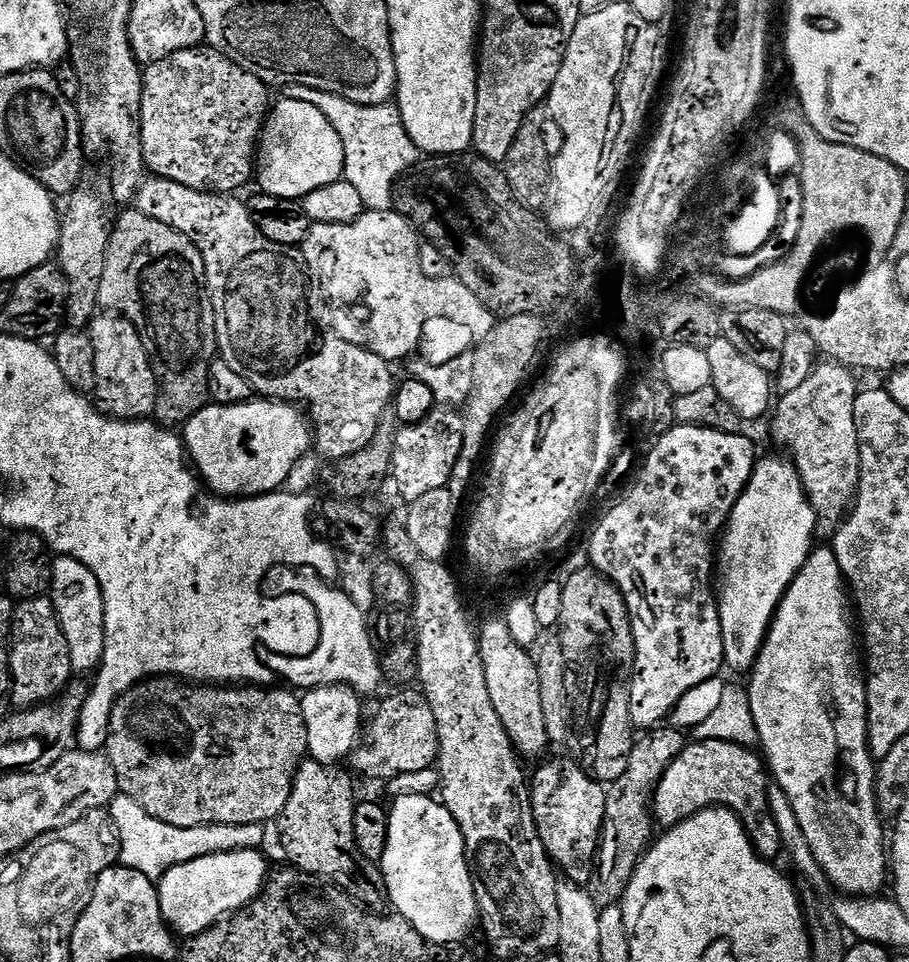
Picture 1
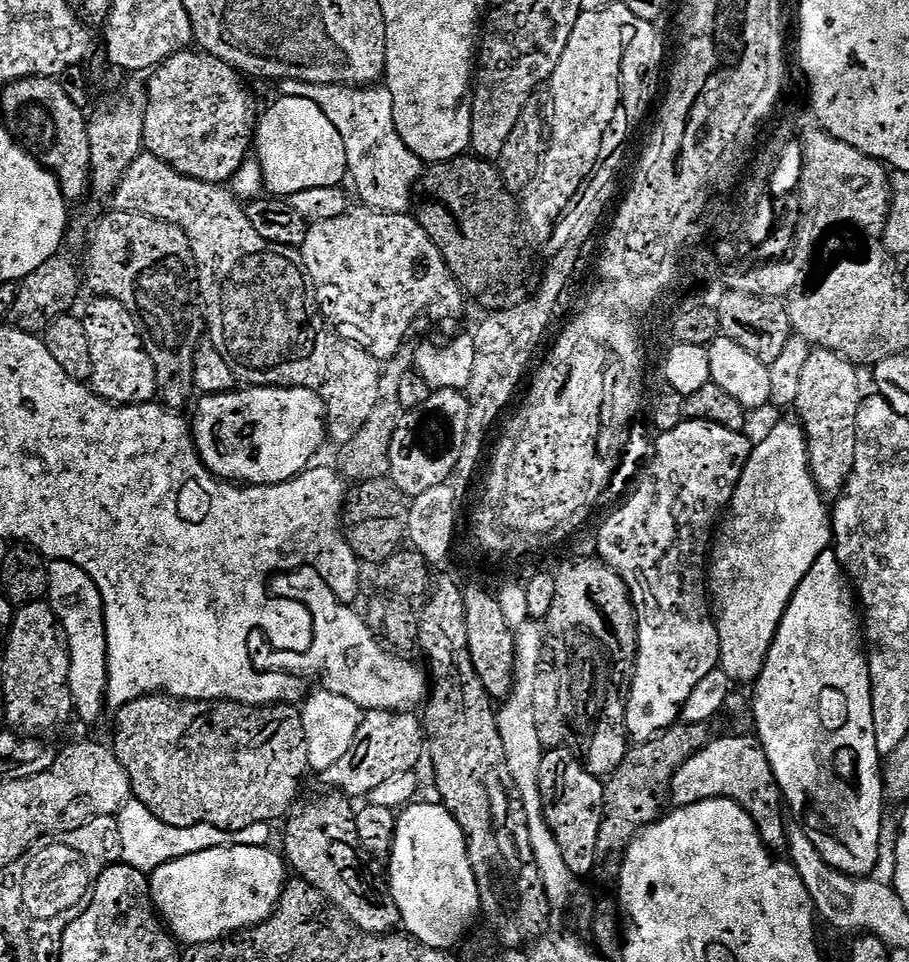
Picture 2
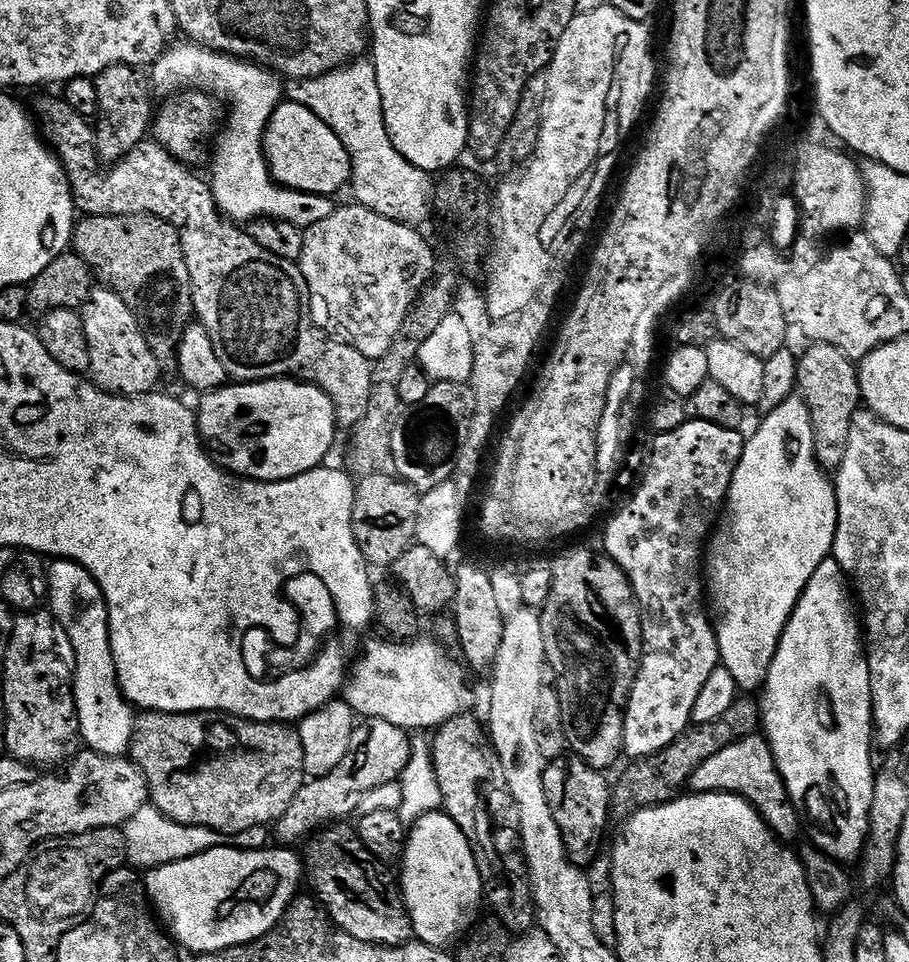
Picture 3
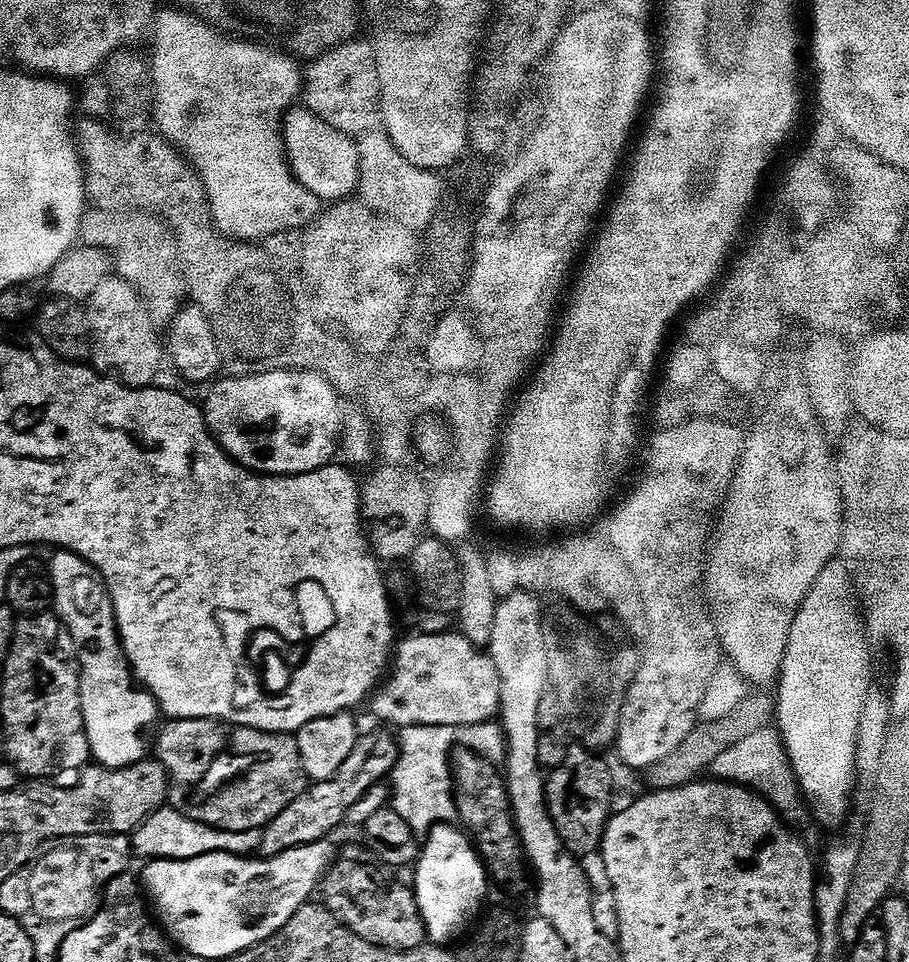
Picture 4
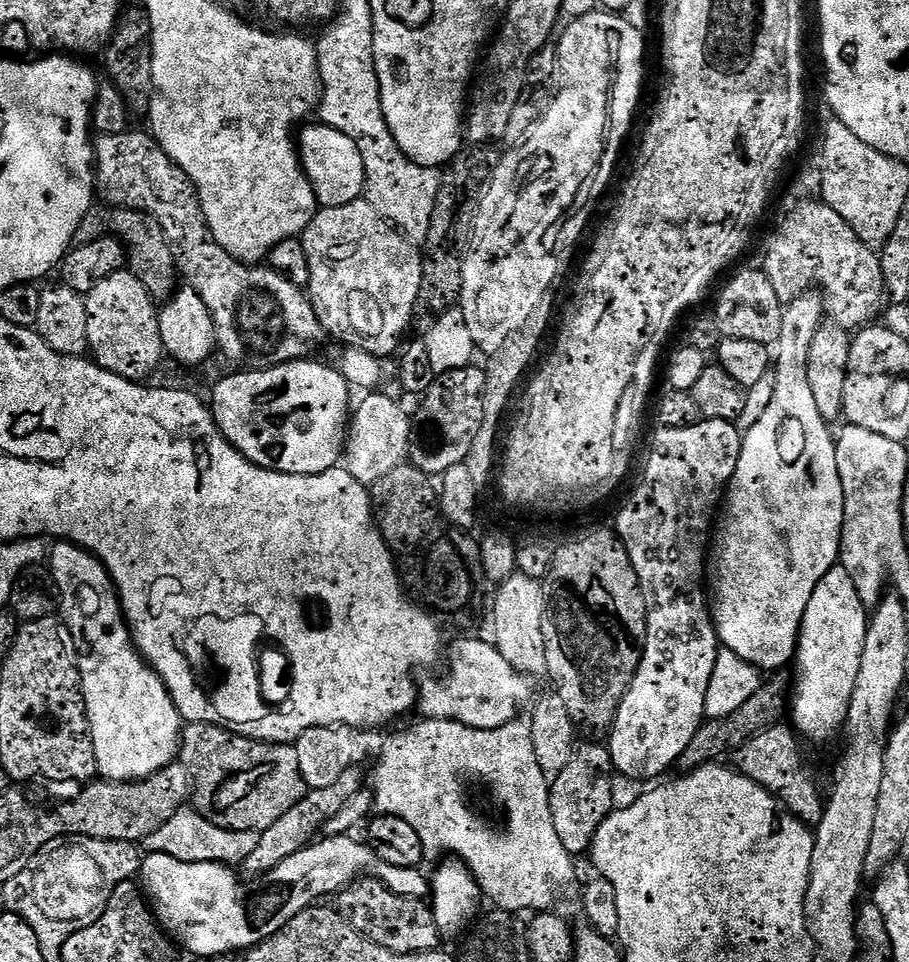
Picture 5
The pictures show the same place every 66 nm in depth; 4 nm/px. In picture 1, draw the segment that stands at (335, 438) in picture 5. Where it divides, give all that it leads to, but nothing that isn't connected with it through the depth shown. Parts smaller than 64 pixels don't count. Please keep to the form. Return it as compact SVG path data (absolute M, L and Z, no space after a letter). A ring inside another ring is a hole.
M253 398L241 404L209 403L191 413L187 420L188 425L182 431L187 459L201 481L216 495L225 498L263 496L265 492L283 489L294 464L309 455L314 444L309 417L295 403L283 400Z

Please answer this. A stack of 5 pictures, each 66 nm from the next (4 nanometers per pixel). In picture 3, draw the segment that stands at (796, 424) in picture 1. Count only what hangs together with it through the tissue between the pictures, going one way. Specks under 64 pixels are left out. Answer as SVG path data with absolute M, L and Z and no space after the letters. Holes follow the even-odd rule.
M813 343L798 360L800 369L796 375L799 395L804 397L810 410L816 457L821 468L835 470L842 458L846 458L846 442L850 438L850 426L854 414L861 407L860 377L857 365L842 350L829 344Z

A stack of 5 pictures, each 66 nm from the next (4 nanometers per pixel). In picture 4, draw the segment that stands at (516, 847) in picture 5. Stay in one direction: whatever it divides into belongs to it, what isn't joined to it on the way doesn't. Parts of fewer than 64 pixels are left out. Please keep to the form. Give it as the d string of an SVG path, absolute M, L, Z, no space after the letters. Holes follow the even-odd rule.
M496 722L468 727L415 725L399 733L398 745L397 764L390 775L390 804L417 834L427 834L436 825L457 819L451 761L457 745L472 749L489 762L503 761L506 756L504 730Z

